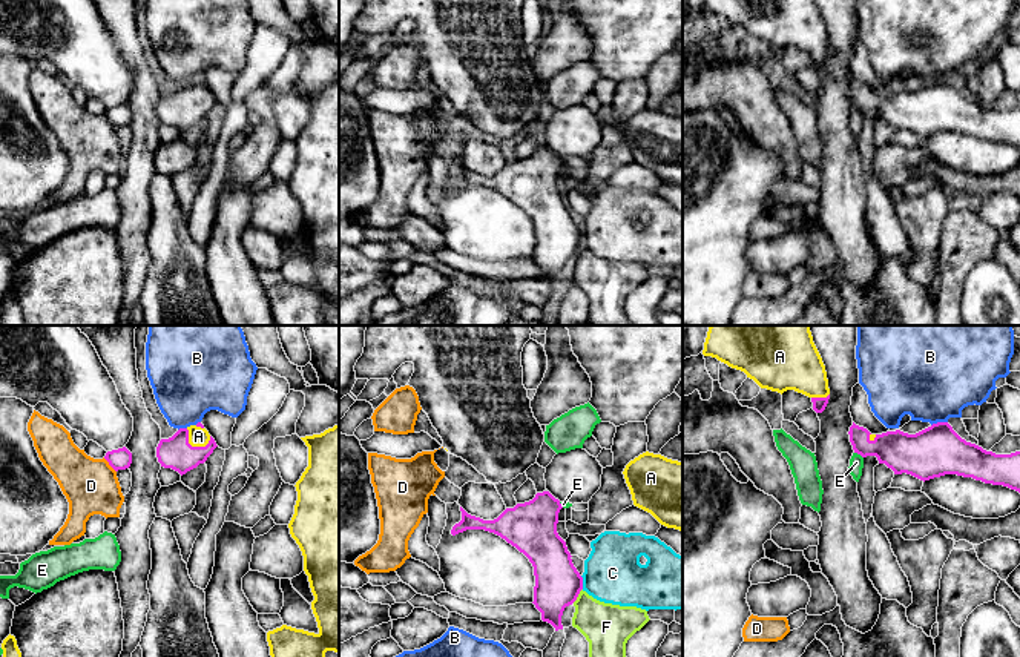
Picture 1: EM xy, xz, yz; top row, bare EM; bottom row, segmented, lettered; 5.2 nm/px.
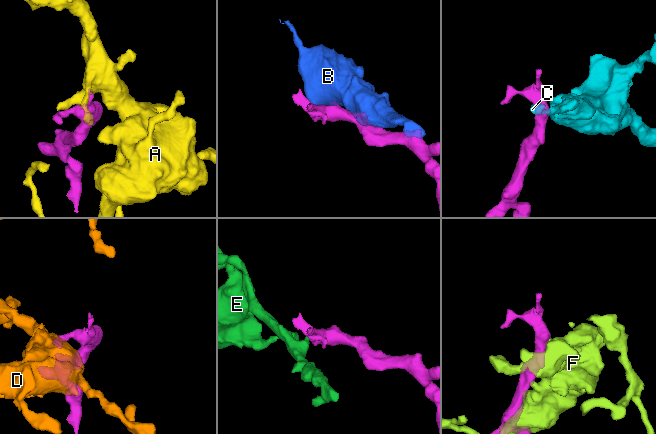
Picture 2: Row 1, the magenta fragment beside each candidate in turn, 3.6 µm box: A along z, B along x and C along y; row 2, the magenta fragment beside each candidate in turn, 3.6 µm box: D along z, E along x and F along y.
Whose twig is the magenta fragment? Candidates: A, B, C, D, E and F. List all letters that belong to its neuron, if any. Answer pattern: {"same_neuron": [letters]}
{"same_neuron": ["A"]}

